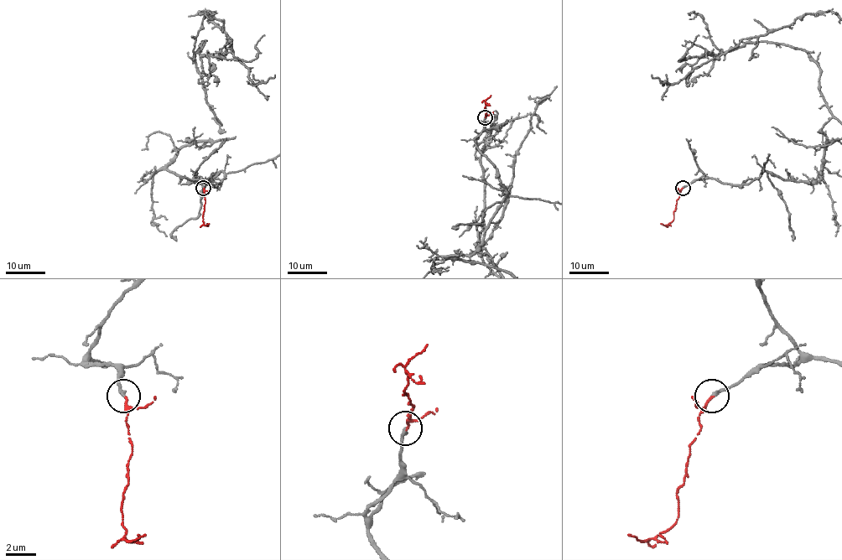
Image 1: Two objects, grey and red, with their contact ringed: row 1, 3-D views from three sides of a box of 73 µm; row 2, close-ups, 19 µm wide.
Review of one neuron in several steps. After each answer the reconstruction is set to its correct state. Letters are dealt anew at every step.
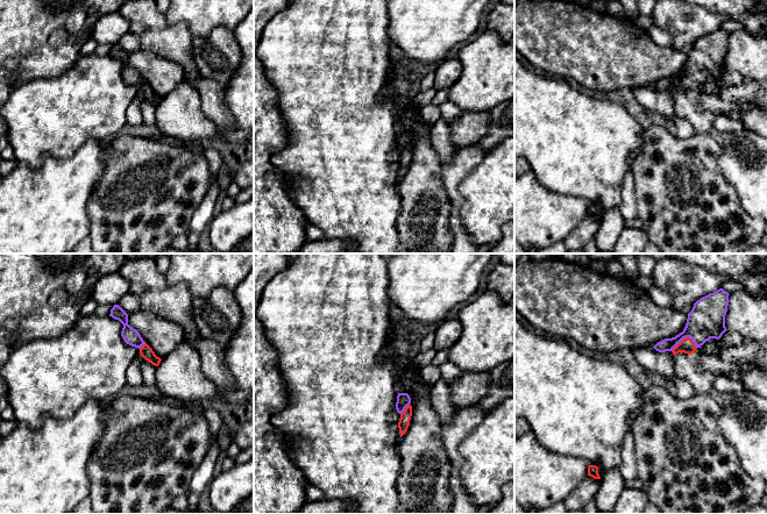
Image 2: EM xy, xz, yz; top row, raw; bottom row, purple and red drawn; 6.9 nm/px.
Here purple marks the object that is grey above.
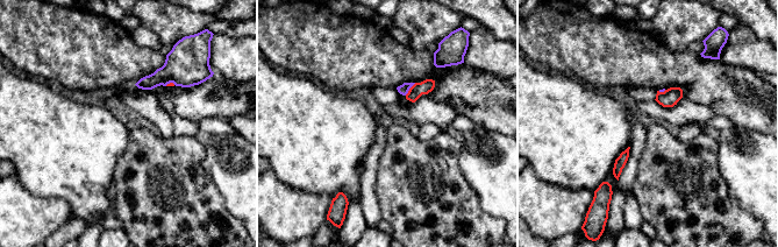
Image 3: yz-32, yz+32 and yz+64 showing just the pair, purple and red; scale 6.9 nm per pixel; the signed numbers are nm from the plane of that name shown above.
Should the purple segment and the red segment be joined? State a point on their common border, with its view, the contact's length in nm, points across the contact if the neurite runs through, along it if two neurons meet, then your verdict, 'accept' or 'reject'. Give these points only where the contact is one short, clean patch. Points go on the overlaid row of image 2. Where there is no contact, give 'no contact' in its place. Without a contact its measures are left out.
meets purple in yz at (683, 337); contact 180 nm long; runs through yz (707, 320), (689, 337), (683, 337), (687, 345); accept

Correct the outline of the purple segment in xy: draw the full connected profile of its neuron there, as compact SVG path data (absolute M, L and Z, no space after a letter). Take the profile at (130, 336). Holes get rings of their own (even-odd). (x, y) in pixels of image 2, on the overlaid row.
M114 305L109 316L119 320L123 324L121 331L123 341L132 347L139 348L141 356L145 360L158 366L162 359L157 357L152 349L143 341L140 333L128 324L128 314L119 305Z

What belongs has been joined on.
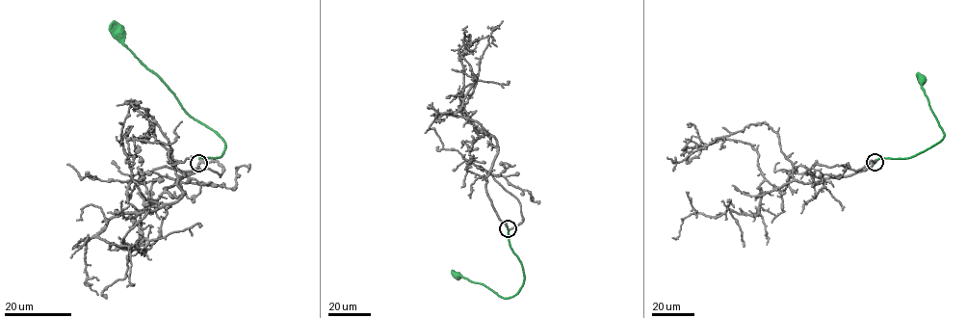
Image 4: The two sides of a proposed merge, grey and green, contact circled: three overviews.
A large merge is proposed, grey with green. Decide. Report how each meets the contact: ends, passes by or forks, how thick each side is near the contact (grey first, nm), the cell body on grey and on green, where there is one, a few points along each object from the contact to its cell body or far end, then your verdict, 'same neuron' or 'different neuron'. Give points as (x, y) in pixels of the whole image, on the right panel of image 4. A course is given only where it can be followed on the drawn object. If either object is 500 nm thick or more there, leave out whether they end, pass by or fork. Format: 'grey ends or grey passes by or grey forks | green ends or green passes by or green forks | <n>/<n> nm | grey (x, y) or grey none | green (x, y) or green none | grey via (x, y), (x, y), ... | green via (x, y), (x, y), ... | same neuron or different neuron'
grey passes by | green ends | 360/300 nm | grey none | green (922, 80) | grey via (875, 162), (851, 175), (785, 183), (763, 193), (756, 215), (729, 209), (718, 216), (692, 213), (672, 237) | green via (875, 162), (881, 158), (908, 158), (936, 145), (944, 137), (921, 87), (922, 80) | same neuron

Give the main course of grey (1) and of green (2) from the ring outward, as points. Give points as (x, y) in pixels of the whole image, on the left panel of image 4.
1: (198, 163), (165, 188), (182, 193), (174, 202), (117, 213), (98, 235), (147, 240), (120, 245), (135, 283)
2: (198, 163), (200, 156), (219, 157), (225, 143), (212, 129), (191, 117), (175, 94), (123, 43), (118, 33)

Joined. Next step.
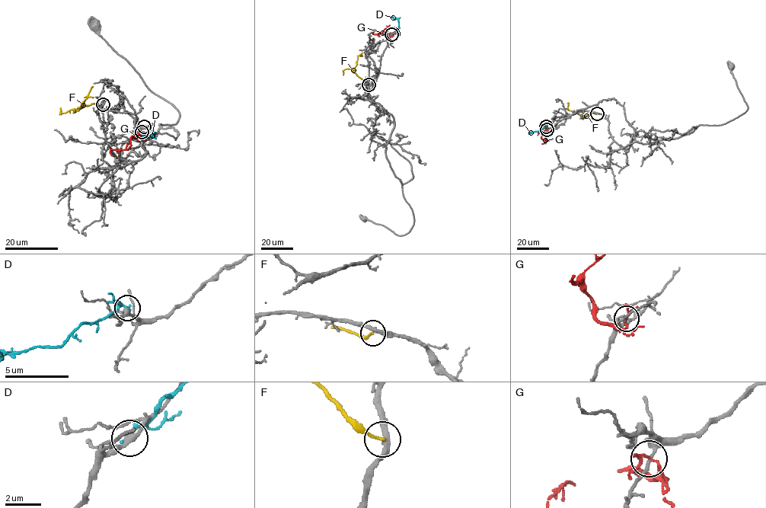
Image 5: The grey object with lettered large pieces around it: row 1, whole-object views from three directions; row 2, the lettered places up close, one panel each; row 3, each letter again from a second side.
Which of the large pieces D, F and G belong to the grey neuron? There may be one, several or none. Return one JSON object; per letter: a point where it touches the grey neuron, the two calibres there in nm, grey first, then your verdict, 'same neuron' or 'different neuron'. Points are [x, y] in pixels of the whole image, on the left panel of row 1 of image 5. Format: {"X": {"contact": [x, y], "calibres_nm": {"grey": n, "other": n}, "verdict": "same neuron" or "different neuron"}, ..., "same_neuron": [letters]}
{"D": {"contact": [144, 126], "calibres_nm": {"grey": 240, "other": 260}, "verdict": "different neuron"}, "F": {"contact": [103, 104], "calibres_nm": {"grey": 300, "other": 150}, "verdict": "different neuron"}, "G": {"contact": [142, 132], "calibres_nm": {"grey": 120, "other": 100}, "verdict": "different neuron"}, "same_neuron": []}

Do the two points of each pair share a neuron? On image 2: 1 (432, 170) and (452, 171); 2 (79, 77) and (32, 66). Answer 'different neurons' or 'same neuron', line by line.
1: different neurons
2: different neurons

